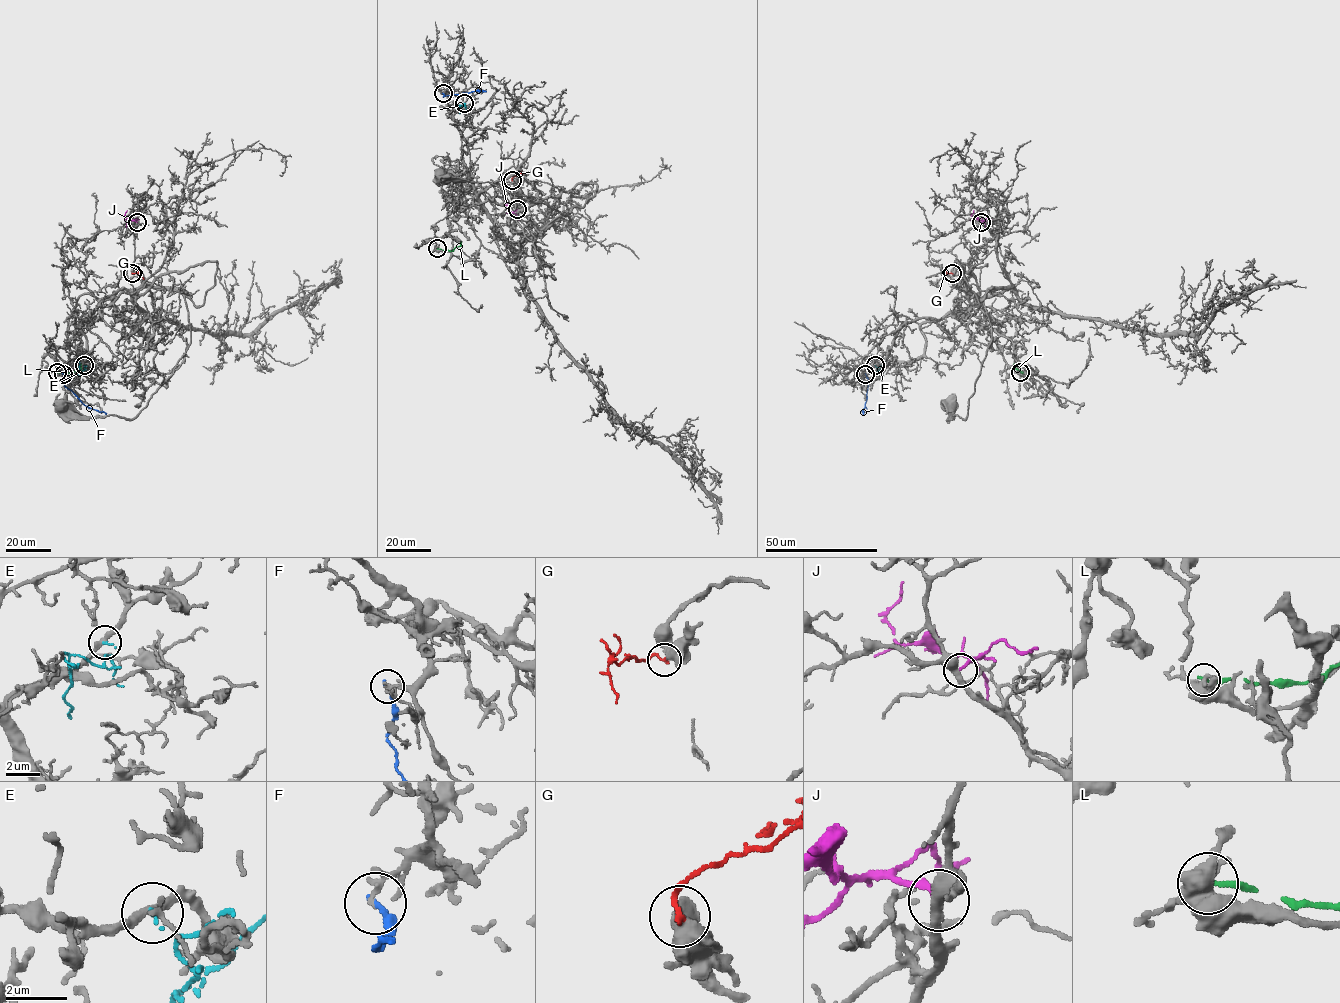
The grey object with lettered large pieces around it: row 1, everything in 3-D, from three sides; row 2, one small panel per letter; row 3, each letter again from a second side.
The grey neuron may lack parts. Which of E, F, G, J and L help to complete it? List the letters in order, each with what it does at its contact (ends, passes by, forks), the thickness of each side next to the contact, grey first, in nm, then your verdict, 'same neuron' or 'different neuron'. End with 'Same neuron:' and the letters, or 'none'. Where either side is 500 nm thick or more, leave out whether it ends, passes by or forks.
E: it ends there; 280 nm thick on the grey side, 90 nm on the other; different neuron
F: it ends there; 130 nm thick on the grey side, 180 nm on the other; different neuron
G: it ends there; 480 nm thick on the grey side, 180 nm on the other; different neuron
J: it ends there; 420 nm thick on the grey side, 180 nm on the other; same neuron
L: it ends there; 360 nm thick on the grey side, 220 nm on the other; different neuron
Same neuron: J

